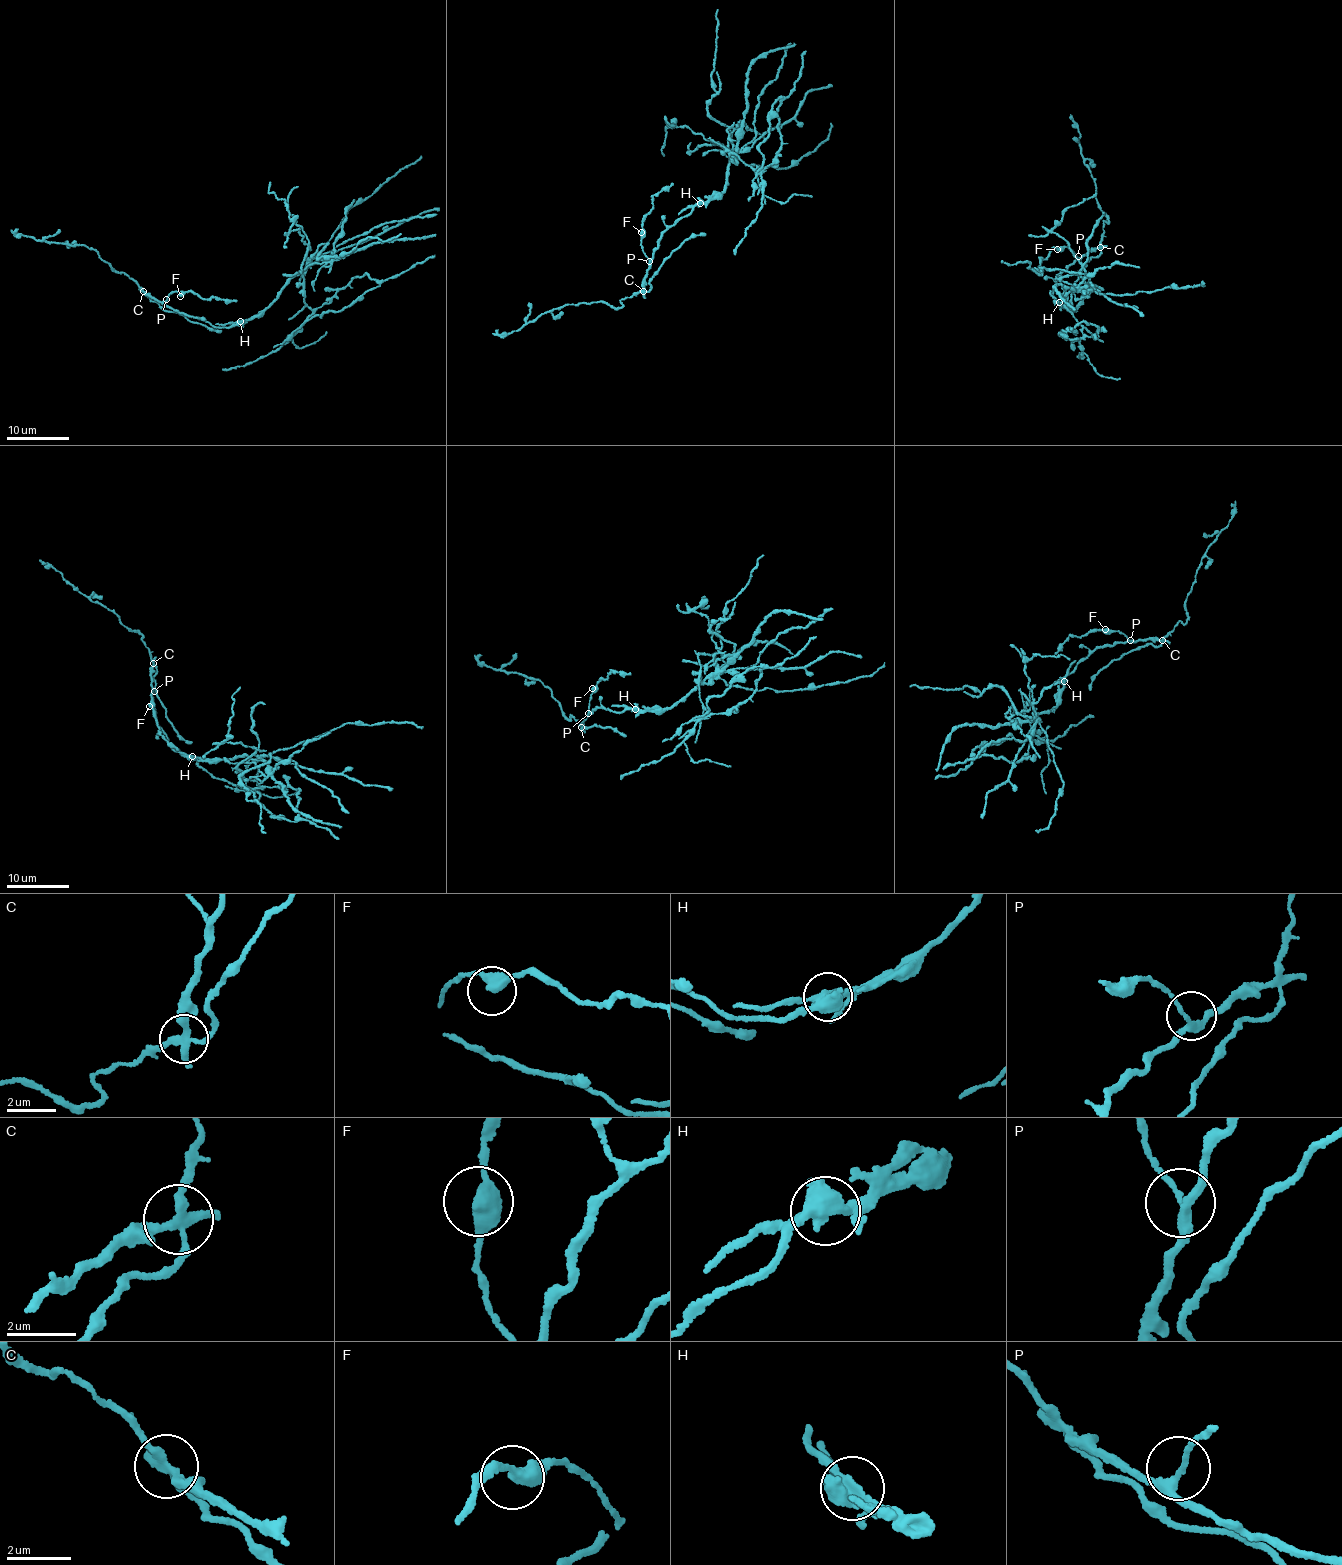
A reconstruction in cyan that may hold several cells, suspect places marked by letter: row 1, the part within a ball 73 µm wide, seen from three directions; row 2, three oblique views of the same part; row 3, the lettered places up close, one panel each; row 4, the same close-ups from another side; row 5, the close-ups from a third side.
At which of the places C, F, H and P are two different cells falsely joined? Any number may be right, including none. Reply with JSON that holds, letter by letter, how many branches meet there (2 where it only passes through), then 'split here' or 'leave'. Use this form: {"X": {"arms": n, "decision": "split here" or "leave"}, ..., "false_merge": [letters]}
{"C": {"arms": 4, "decision": "split here"}, "F": {"arms": 2, "decision": "leave"}, "H": {"arms": 3, "decision": "split here"}, "P": {"arms": 3, "decision": "leave"}, "false_merge": ["C", "H"]}

